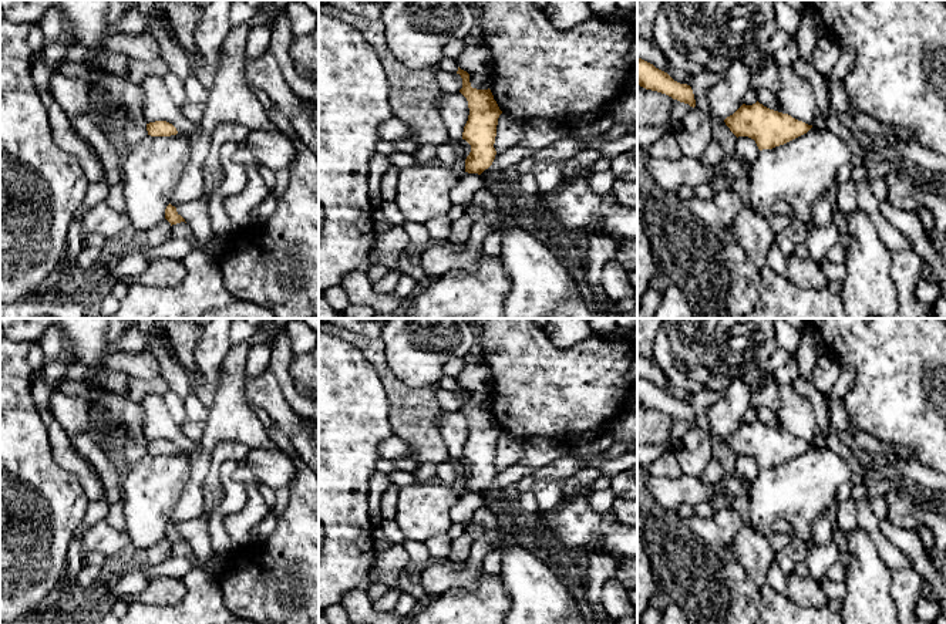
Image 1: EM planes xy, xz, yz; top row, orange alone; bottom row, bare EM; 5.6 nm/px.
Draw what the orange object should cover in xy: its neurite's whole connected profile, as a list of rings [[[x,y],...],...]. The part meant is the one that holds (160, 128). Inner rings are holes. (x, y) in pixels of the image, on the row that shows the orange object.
[[[166,121],[149,122],[147,124],[147,131],[151,136],[171,136],[178,134],[176,128]]]

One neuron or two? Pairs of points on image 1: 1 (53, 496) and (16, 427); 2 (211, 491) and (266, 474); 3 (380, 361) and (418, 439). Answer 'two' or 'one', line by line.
1: one
2: two
3: one

